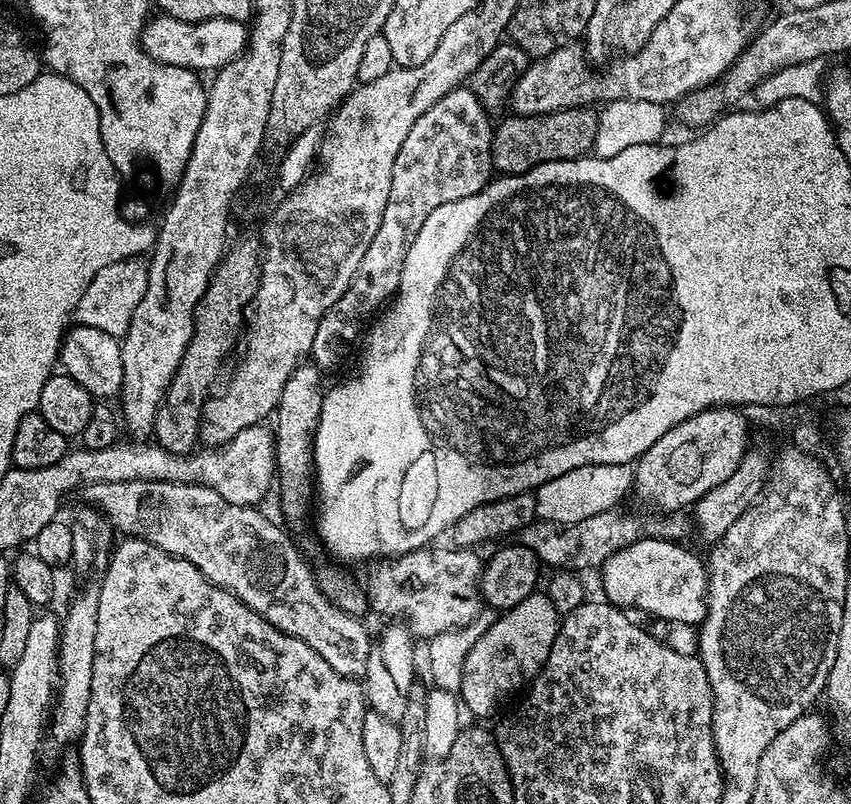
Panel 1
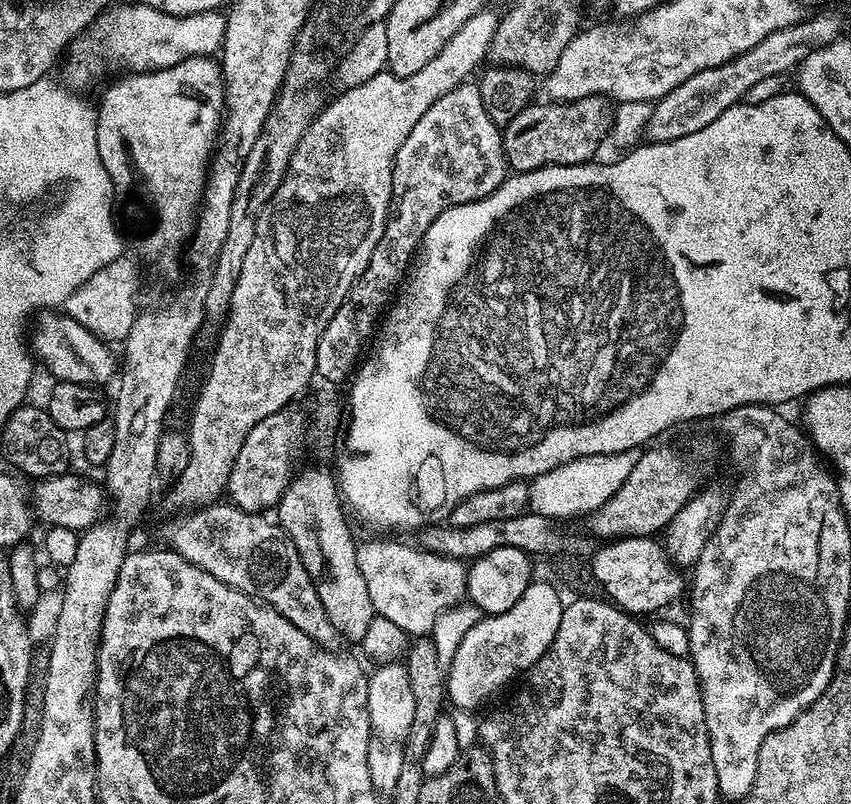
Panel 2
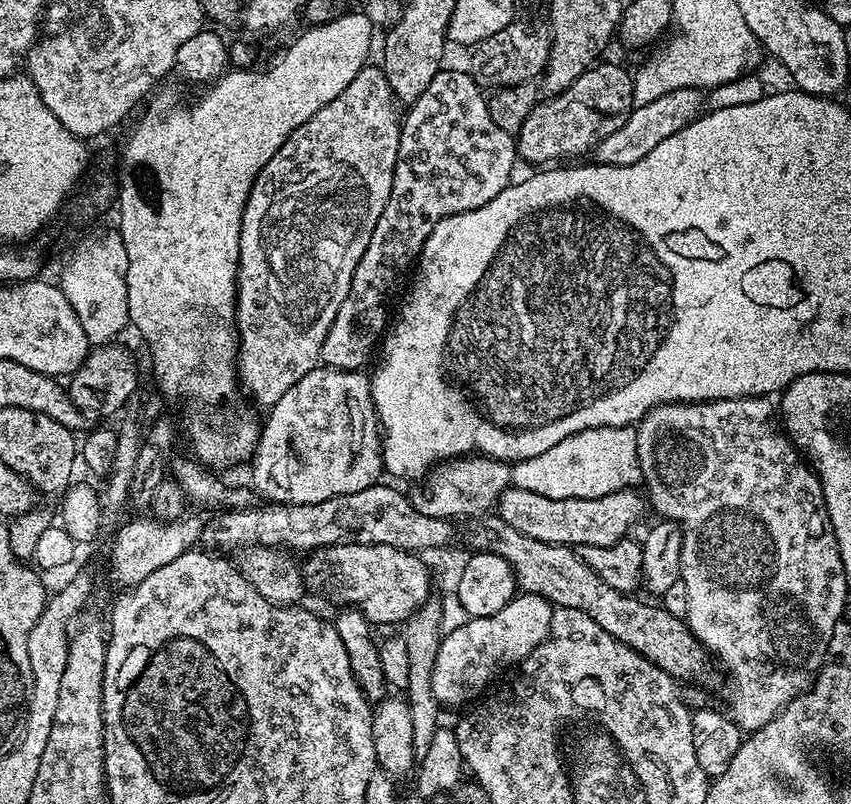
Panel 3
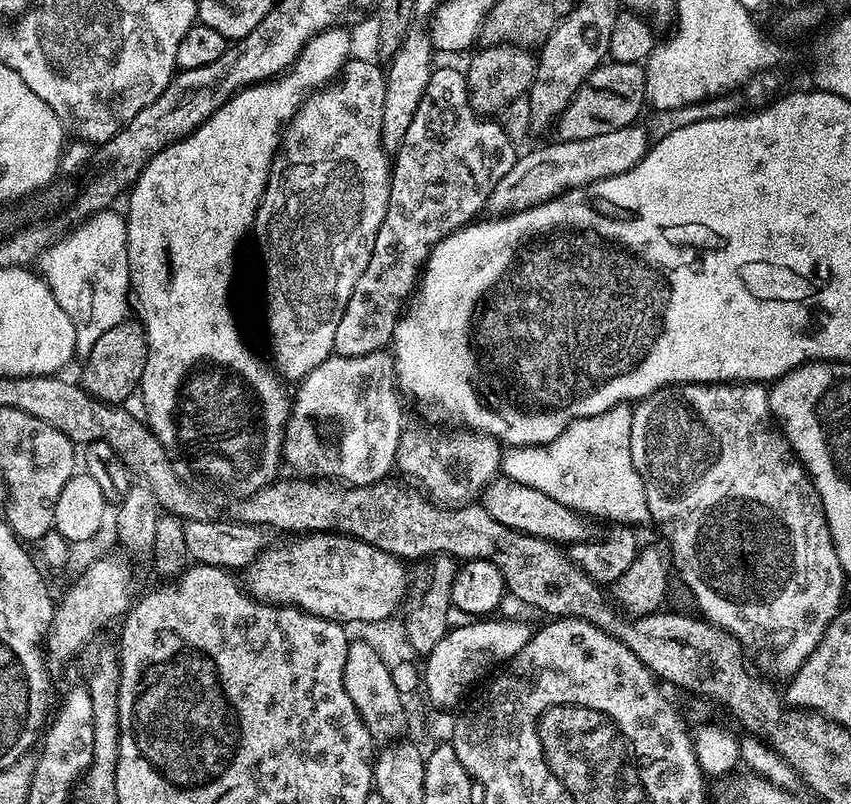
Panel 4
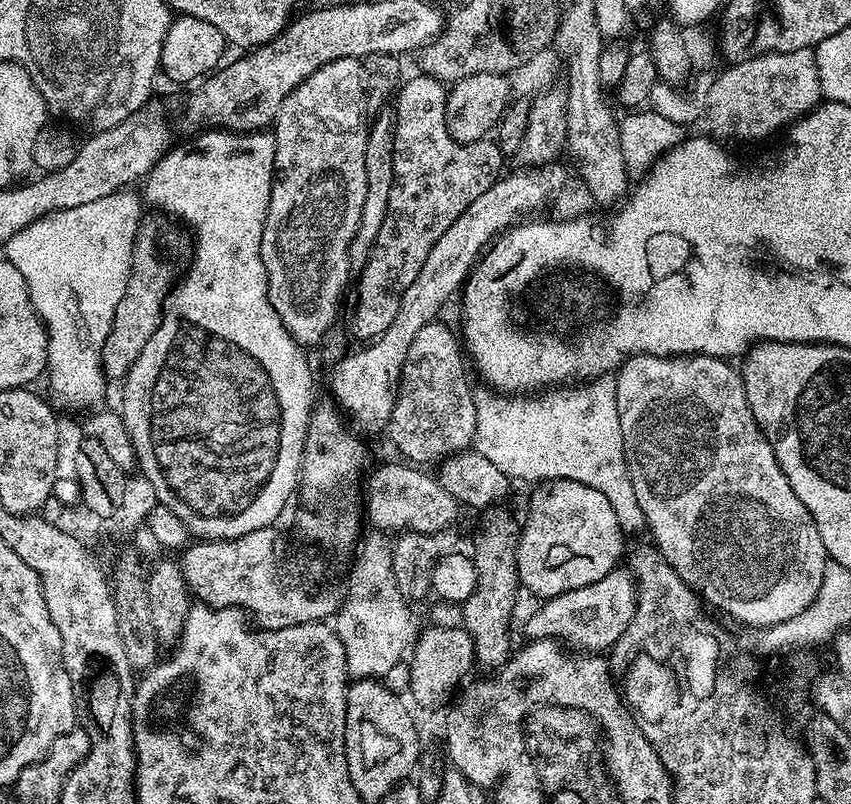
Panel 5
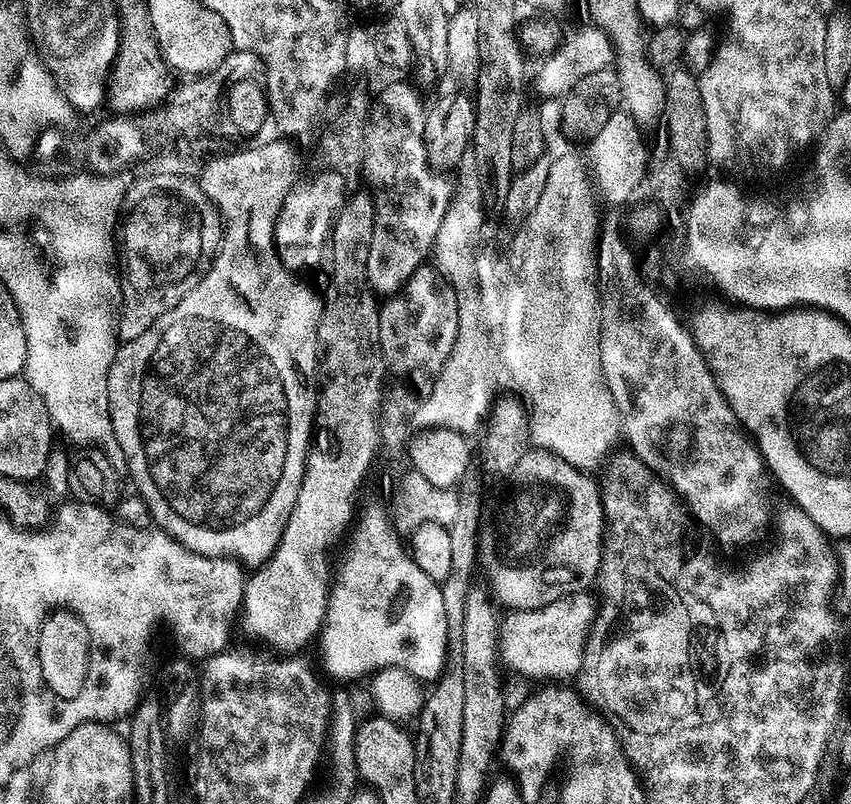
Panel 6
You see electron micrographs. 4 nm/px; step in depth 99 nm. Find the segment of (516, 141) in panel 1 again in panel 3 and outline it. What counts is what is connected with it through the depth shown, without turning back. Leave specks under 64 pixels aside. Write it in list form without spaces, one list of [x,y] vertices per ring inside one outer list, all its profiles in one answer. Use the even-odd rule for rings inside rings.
[[[597,63],[585,71],[567,88],[565,92],[557,93],[548,100],[539,101],[524,120],[522,128],[515,137],[517,155],[524,161],[542,166],[551,162],[558,162],[562,156],[580,156],[586,152],[591,153],[602,138],[609,137],[626,122],[632,112],[634,80],[629,72],[618,64]]]

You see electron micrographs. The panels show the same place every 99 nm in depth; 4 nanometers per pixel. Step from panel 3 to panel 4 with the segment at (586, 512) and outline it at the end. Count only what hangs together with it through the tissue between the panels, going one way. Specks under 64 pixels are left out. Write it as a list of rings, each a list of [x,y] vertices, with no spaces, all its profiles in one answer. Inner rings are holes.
[[[497,475],[482,489],[482,506],[502,526],[510,526],[510,530],[525,532],[531,536],[540,536],[553,544],[569,546],[575,540],[584,536],[585,517],[573,510],[562,506],[562,502],[554,502],[550,494],[542,494],[542,490],[534,490],[534,486],[522,486],[522,482],[514,482],[509,476]],[[484,498],[484,500],[483,500]]]

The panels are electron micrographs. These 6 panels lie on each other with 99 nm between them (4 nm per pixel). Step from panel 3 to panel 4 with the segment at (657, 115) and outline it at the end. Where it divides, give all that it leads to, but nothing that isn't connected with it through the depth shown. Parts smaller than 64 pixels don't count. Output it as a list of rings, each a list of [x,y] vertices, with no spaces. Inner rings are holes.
[[[638,127],[612,129],[596,137],[581,140],[561,139],[558,144],[544,144],[525,156],[523,153],[517,159],[516,165],[501,178],[498,186],[494,186],[494,190],[488,195],[487,211],[492,211],[489,213],[496,218],[521,212],[545,204],[547,200],[553,200],[570,188],[581,188],[630,170],[650,147],[649,140],[644,138],[643,130]]]

